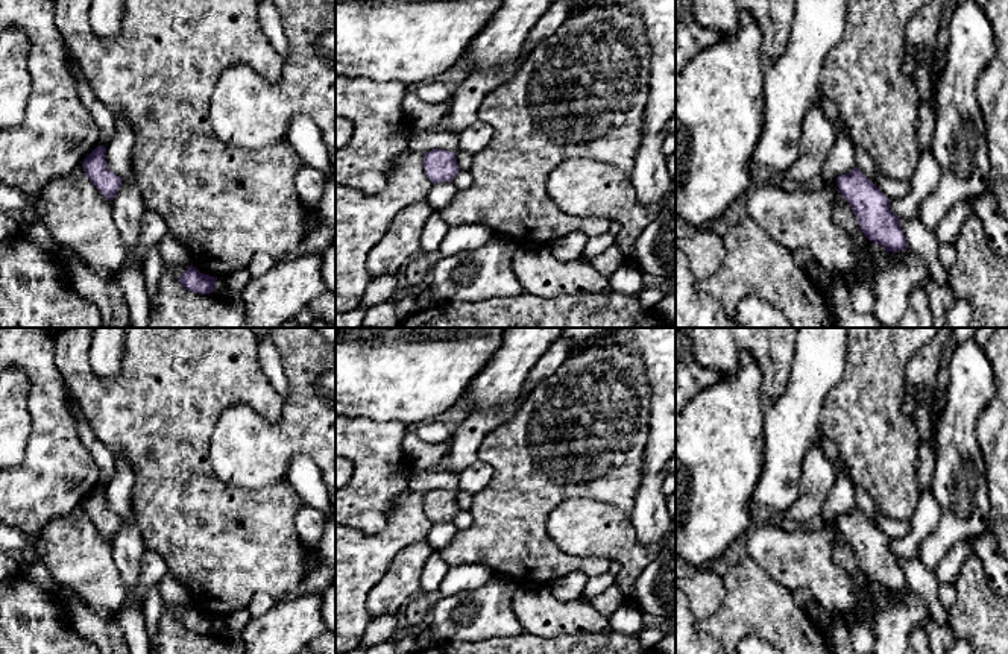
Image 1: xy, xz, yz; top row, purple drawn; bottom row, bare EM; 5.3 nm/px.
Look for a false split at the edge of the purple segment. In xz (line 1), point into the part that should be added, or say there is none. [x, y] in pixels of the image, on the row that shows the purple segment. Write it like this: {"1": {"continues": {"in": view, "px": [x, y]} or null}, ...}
{"1": {"continues": null}}

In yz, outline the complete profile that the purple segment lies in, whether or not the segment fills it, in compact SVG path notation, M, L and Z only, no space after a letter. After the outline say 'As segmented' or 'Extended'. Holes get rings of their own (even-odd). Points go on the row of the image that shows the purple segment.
M858 167L839 175L836 184L868 240L884 246L887 252L908 247L899 225L900 215L890 209L890 199Z. As segmented

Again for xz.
M433 149L424 155L424 168L433 184L452 182L460 167L454 152Z. As segmented

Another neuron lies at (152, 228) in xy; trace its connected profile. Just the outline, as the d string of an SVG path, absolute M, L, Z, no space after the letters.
M146 209L140 222L138 247L135 250L137 259L134 264L143 270L147 253L158 247L164 235L169 234L169 228L162 215L152 209Z

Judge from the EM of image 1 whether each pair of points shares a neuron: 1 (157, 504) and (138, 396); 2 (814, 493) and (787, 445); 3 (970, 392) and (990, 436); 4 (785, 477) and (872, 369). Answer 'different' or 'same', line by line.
1: same
2: different
3: different
4: different

